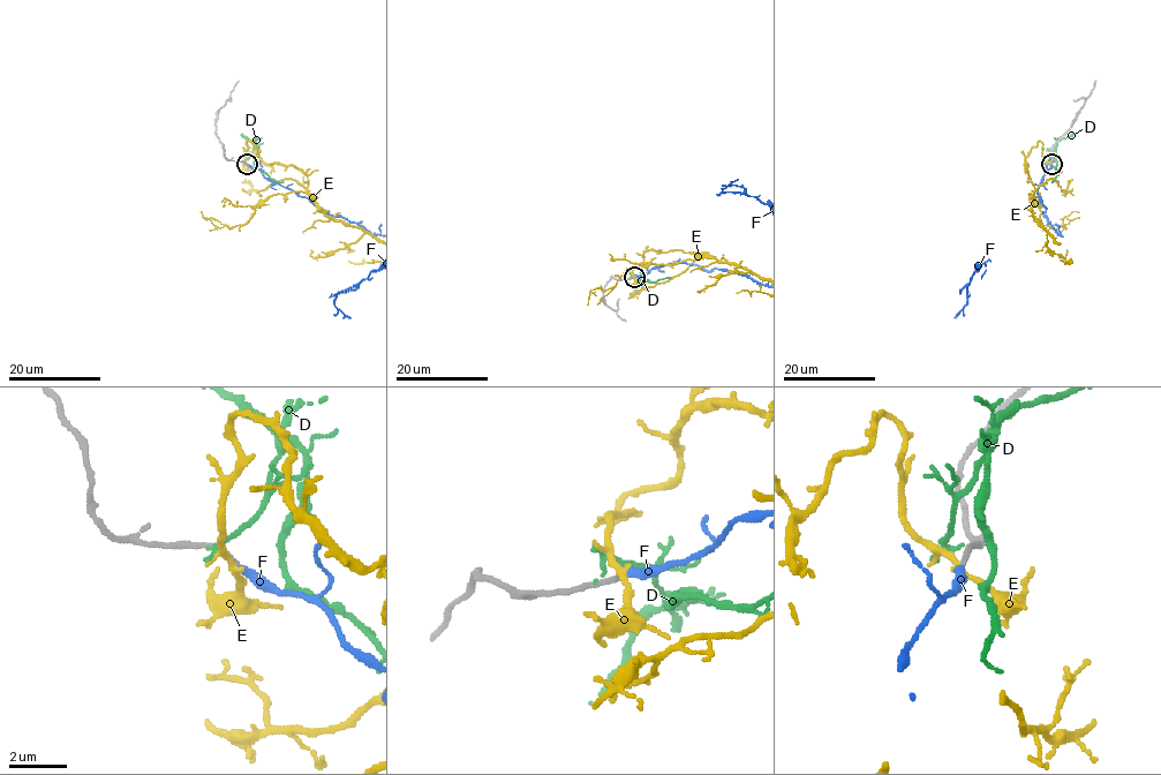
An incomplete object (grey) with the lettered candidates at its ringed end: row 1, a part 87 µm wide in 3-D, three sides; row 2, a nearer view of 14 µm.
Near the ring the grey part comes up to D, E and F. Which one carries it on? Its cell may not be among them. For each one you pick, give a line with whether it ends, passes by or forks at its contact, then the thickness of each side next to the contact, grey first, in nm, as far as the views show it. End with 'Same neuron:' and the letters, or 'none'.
F: it ends there; 180 nm thick on the grey side, 280 nm on the other
Same neuron: F

